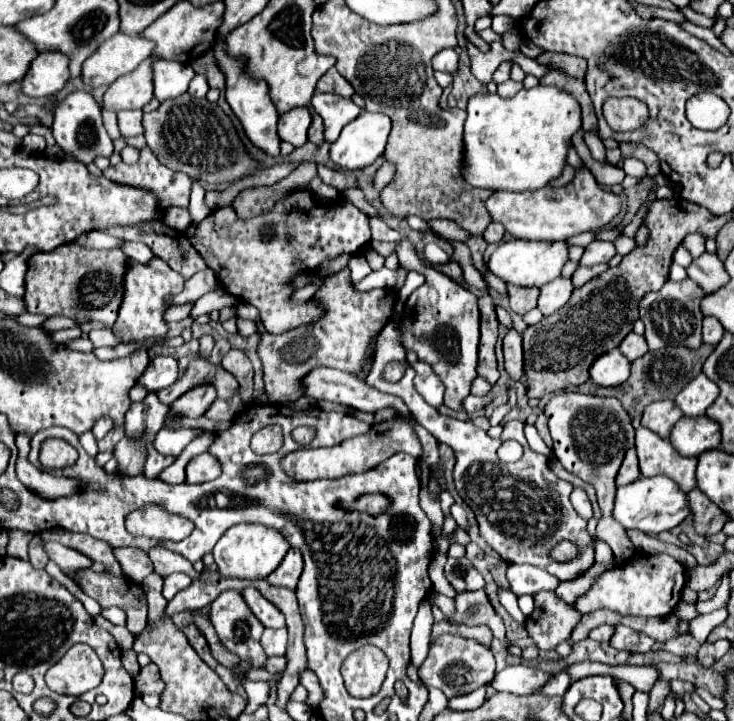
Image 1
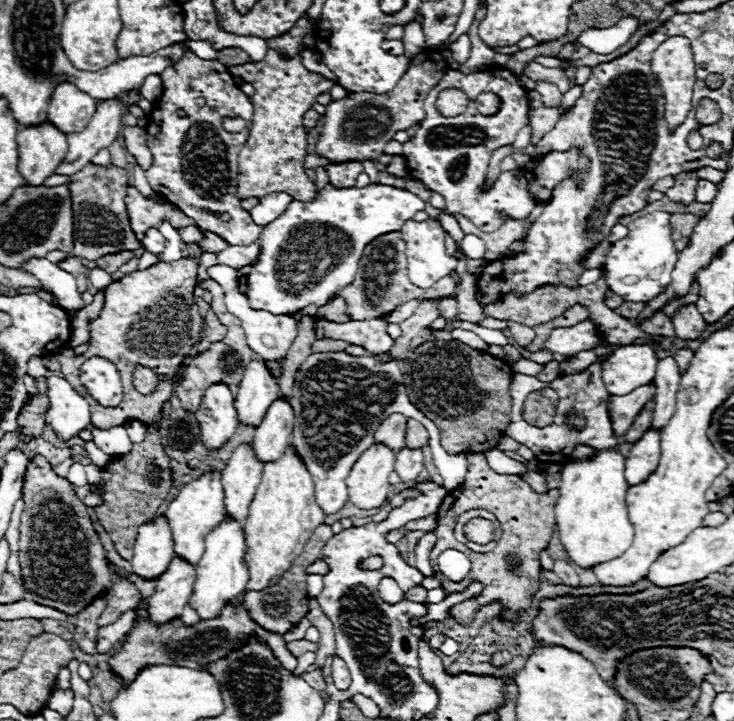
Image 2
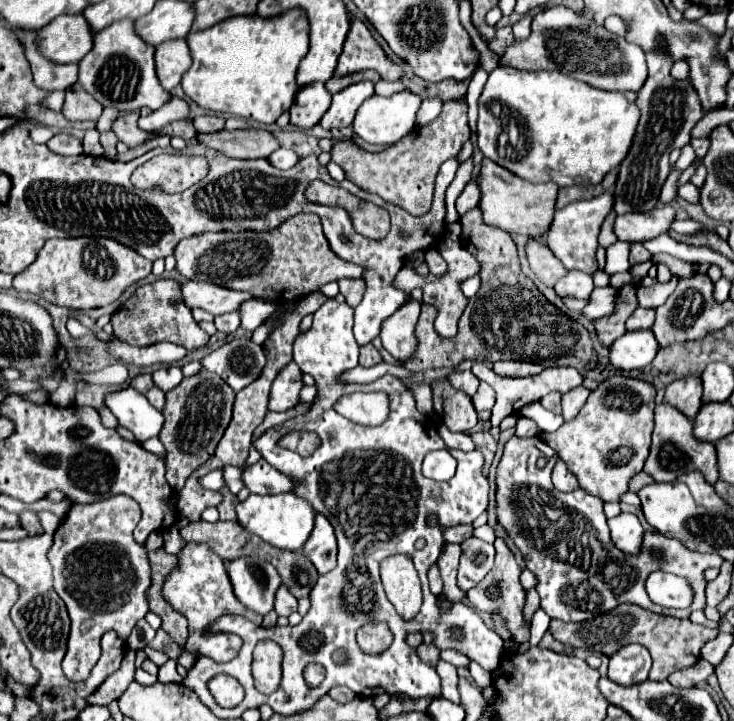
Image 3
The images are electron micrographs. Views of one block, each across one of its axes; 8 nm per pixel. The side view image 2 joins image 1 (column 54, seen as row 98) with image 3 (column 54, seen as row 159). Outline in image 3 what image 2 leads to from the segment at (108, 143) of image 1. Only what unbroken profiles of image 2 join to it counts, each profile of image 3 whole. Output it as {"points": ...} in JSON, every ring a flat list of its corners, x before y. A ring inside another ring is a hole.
{"points":[[16,32,20,42,24,42,26,48,26,58,32,64,32,74,34,74,34,84,44,90,44,92,56,92,56,90,66,90,76,82,76,64,52,64,48,60,44,60,44,56,40,56,36,52,34,46,34,32,26,32,22,38,22,32]]}

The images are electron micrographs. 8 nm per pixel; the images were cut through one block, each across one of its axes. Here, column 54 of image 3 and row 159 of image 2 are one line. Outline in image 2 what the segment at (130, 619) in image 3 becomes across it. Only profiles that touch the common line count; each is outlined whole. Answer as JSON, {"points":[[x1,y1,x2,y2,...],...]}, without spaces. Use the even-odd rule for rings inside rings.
{"points":[[578,148,566,150,566,152,548,152,542,158,530,160,524,170,530,174,528,192,532,194,536,204,546,204,552,200,552,192,556,184,560,184,564,178,568,178,570,172,576,168,586,170,590,164,590,158,582,154]]}

